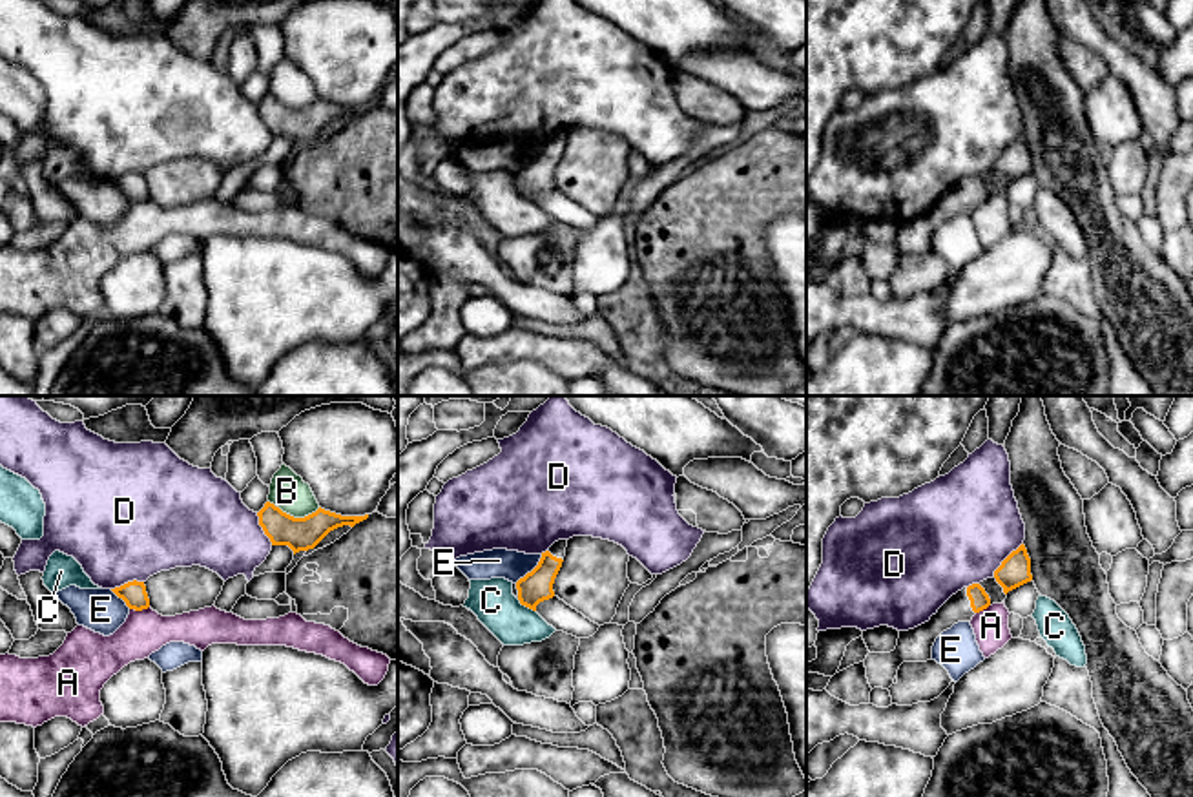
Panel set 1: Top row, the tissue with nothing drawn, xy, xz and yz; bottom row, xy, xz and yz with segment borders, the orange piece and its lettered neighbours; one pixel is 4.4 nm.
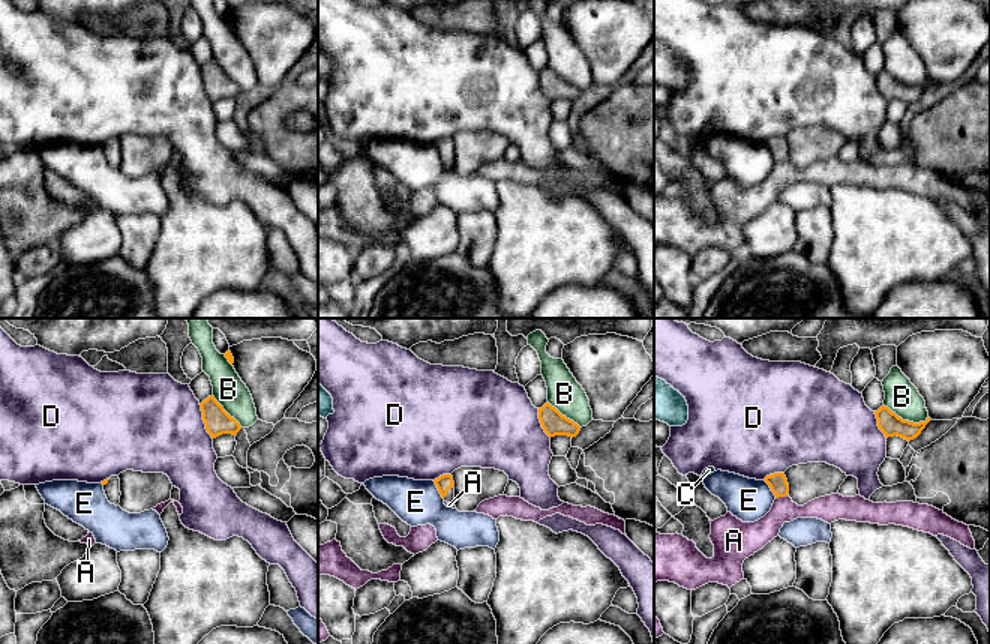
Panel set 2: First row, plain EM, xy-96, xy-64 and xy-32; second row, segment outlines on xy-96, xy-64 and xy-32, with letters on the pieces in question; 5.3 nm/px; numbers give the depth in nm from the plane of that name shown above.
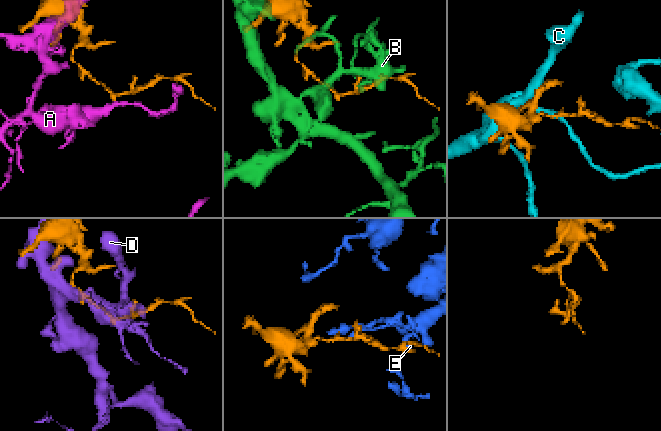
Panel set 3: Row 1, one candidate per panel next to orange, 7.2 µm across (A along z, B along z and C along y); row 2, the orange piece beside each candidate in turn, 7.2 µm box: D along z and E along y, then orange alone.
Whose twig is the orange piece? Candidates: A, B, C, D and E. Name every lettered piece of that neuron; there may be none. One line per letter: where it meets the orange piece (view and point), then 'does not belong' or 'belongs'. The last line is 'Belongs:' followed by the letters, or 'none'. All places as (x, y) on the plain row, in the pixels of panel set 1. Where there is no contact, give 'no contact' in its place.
A: xy (139, 201) | does not belong
B: xy (292, 108) | does not belong
C: xz (526, 197) | does not belong
D: yz (1006, 150) | does not belong
E: xz (531, 163) | does not belong
Belongs: none

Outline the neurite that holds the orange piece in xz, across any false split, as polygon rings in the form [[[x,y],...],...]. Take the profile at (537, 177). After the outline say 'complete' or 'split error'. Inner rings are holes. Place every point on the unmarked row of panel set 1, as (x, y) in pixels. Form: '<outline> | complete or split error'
[[[567,131],[555,133],[538,157],[516,173],[518,191],[522,197],[536,202],[536,197],[555,188],[553,175],[565,148]]] | split error

